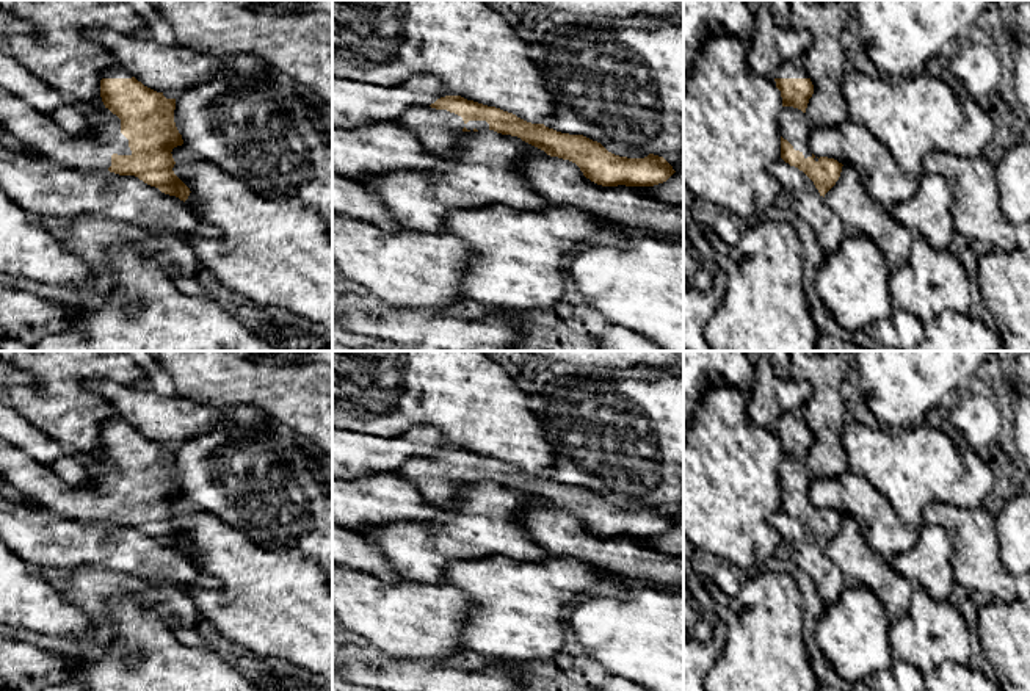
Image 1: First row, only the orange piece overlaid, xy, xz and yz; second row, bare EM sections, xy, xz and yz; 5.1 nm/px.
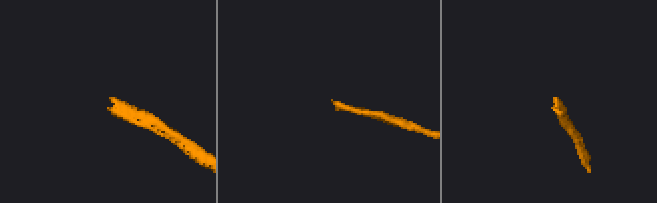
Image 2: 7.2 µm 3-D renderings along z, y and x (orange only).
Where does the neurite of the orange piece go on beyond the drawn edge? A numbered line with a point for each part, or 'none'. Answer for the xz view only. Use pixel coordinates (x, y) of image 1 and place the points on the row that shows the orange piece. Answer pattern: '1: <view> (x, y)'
1: xz (436, 129)

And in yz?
1: yz (794, 126)

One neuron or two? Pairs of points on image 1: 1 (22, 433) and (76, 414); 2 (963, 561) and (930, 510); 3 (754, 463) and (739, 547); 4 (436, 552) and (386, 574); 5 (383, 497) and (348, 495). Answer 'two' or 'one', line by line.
1: two
2: one
3: one
4: two
5: one

